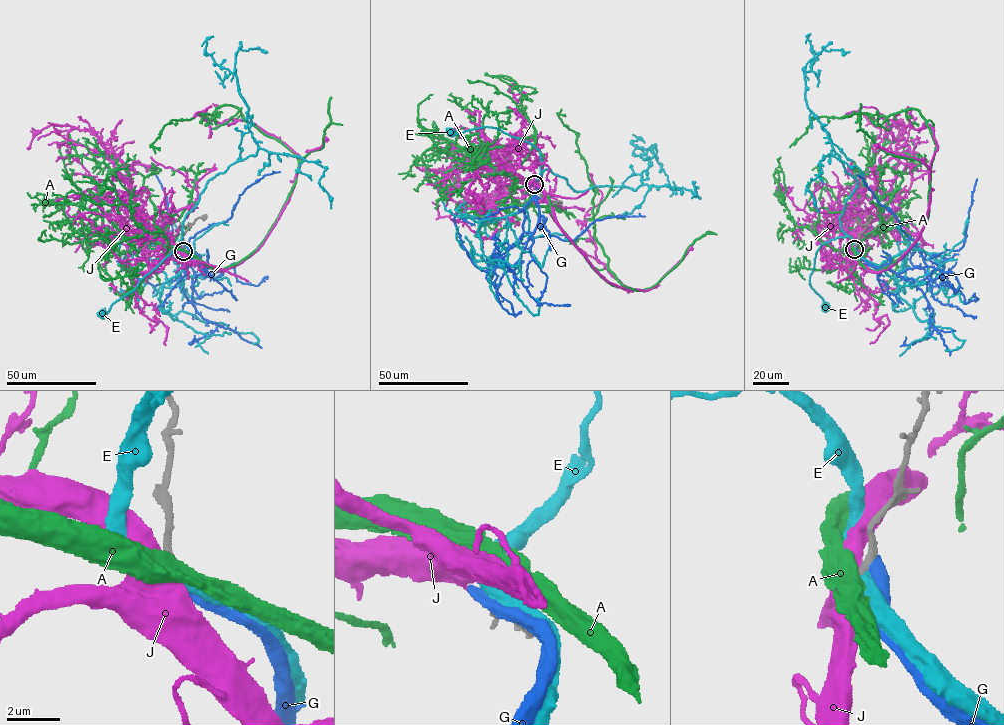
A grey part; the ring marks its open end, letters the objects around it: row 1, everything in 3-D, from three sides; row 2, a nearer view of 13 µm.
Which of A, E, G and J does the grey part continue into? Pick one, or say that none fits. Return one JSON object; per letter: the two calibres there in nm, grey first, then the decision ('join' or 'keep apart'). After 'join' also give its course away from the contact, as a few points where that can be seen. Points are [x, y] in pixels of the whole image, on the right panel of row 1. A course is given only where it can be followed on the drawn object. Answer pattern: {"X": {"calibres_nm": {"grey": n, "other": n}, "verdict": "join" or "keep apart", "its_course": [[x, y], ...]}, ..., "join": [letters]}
{"A": {"calibres_nm": {"grey": 300, "other": 550}, "verdict": "keep apart"}, "E": {"calibres_nm": {"grey": 320, "other": 480}, "verdict": "keep apart"}, "G": {"calibres_nm": {"grey": 400, "other": 650}, "verdict": "keep apart"}, "J": {"calibres_nm": {"grey": 320, "other": 750}, "verdict": "keep apart"}, "join": []}

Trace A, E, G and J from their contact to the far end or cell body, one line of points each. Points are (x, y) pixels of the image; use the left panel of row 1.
A: (183, 250), (217, 269), (251, 253), (284, 204), (298, 159), (228, 105), (172, 120), (152, 143), (155, 153)
E: (183, 250), (180, 248), (182, 238), (137, 286), (103, 313)
G: (183, 249), (191, 259), (186, 269), (185, 245), (183, 283), (177, 278), (153, 286), (120, 265), (139, 252)
J: (183, 250), (218, 270), (253, 253), (289, 199), (301, 162), (254, 124), (204, 118), (210, 106), (193, 117)

